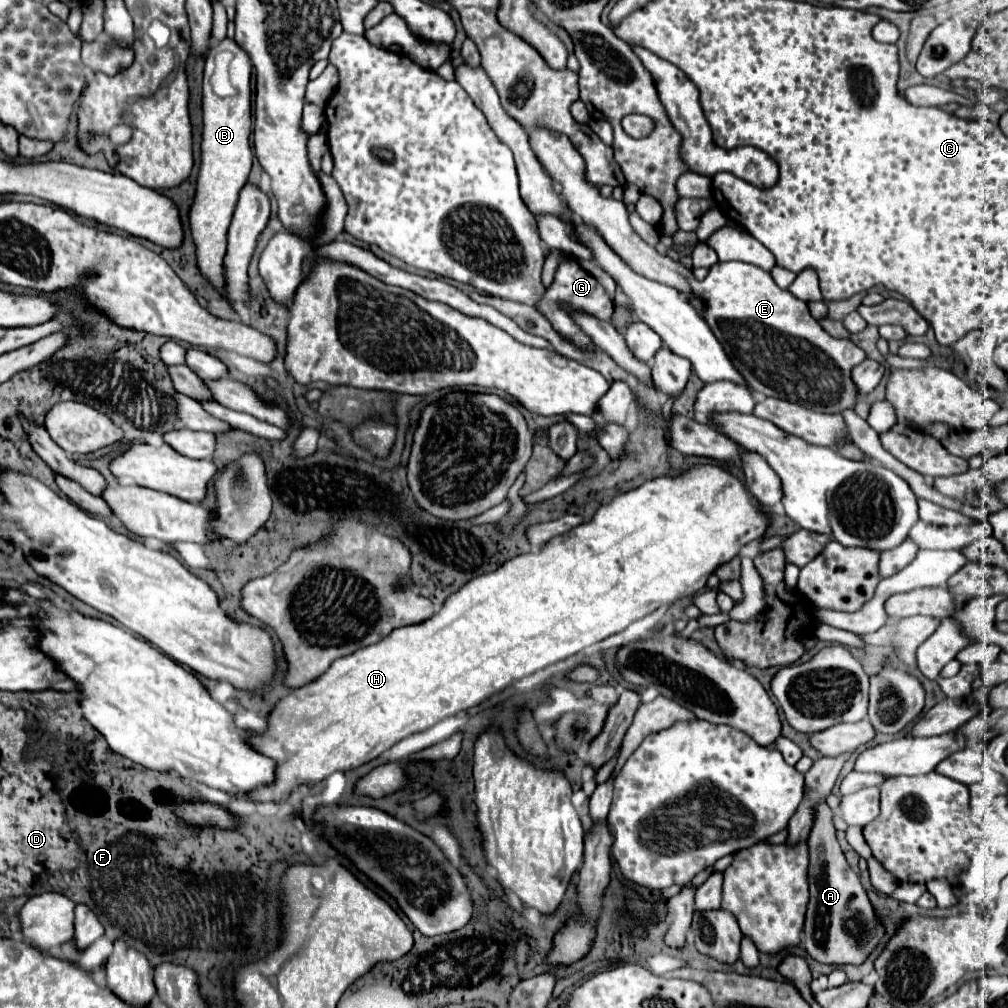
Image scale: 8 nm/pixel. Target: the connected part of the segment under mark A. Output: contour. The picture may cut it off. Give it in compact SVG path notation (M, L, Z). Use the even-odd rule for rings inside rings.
M826 803L818 805L816 825L808 837L810 845L810 903L804 923L806 953L824 965L862 965L882 941L886 929L880 923L858 875L850 869L832 825L832 811Z

